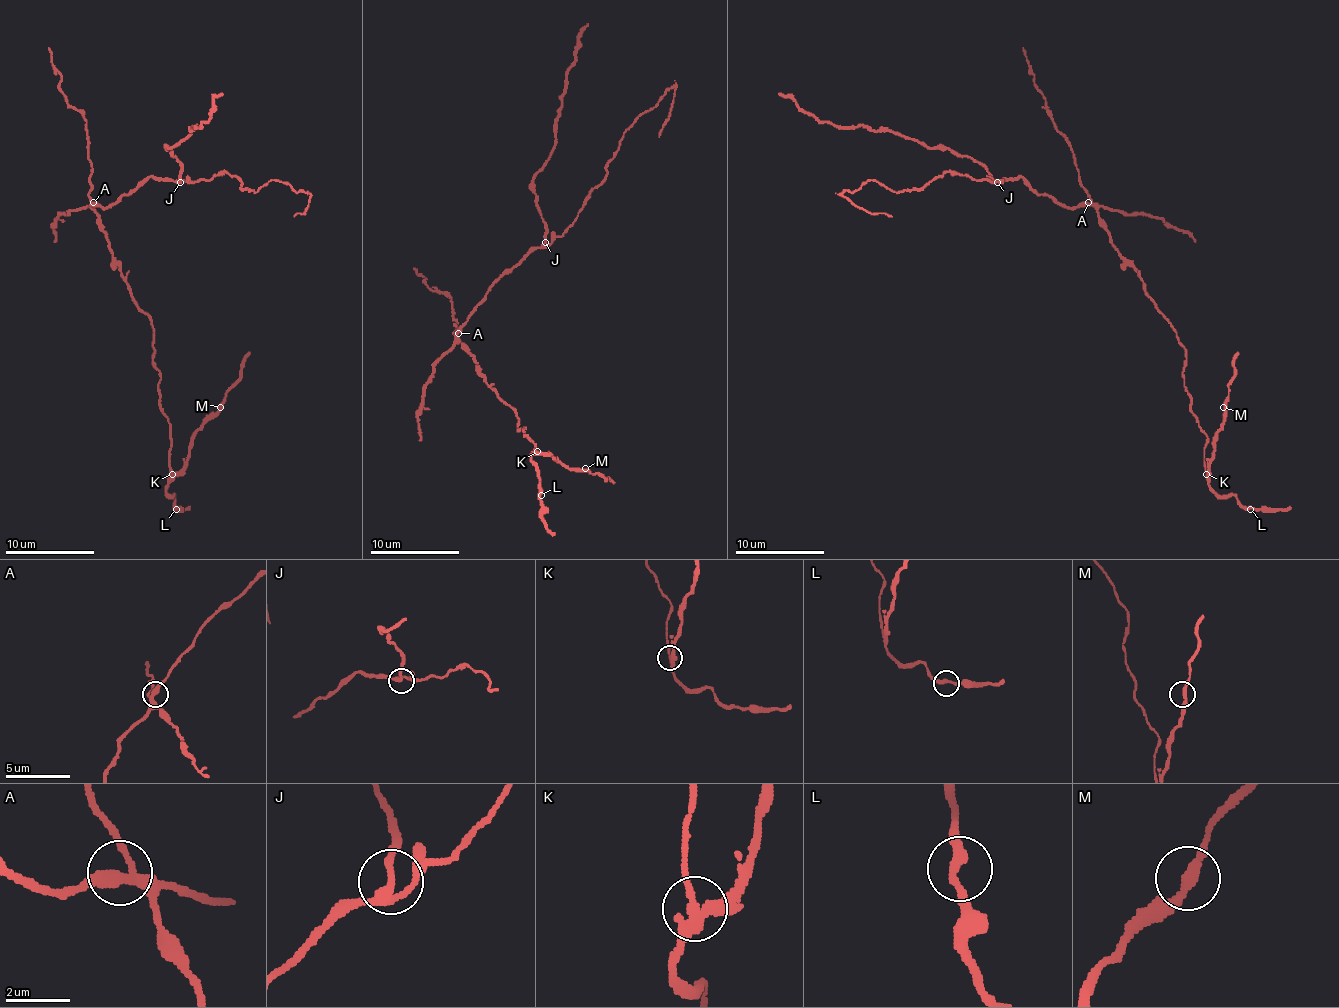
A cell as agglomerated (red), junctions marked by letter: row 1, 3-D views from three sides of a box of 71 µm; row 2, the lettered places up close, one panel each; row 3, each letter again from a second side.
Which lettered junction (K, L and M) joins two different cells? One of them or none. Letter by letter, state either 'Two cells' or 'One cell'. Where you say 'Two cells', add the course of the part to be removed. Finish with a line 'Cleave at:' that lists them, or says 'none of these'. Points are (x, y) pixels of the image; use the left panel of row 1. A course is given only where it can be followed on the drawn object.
K: Two cells. Course of the part to remove: (171, 473), (153, 324), (91, 205), (224, 171), (242, 189), (307, 193), (293, 216)
L: One cell
M: One cell
Cleave at: K

